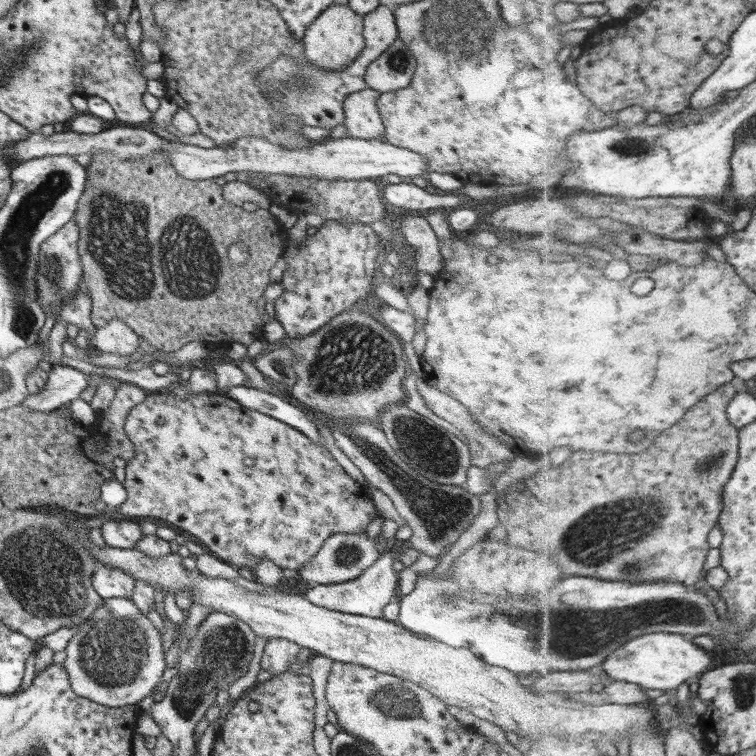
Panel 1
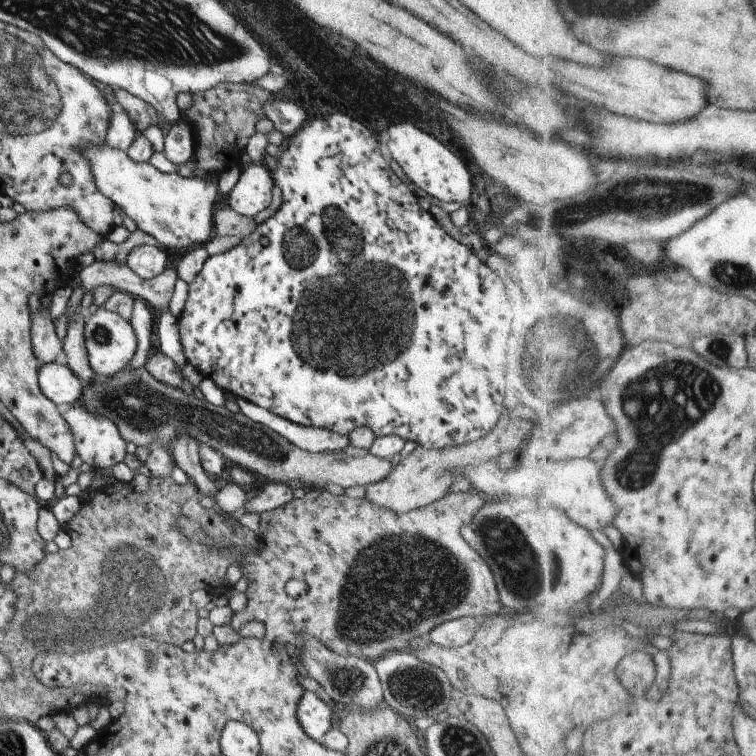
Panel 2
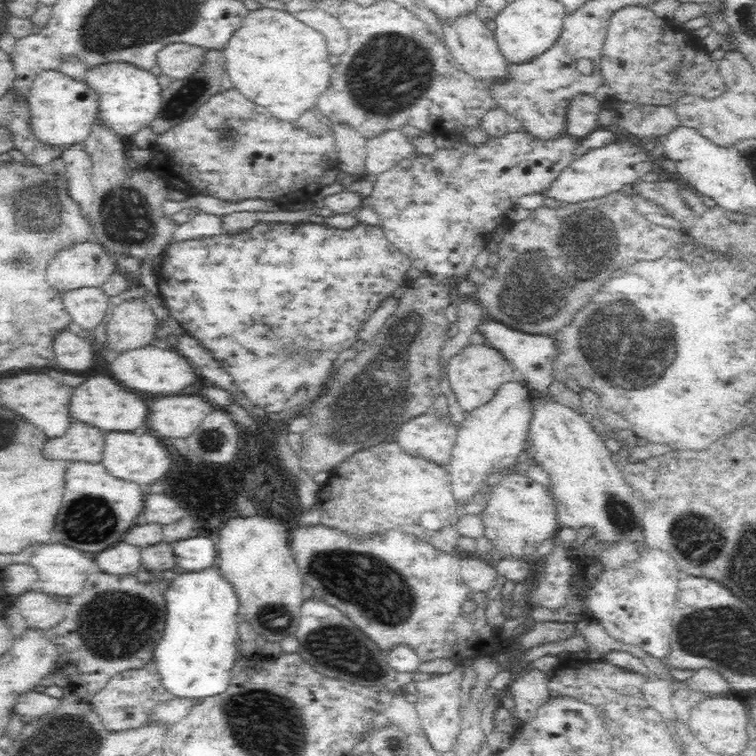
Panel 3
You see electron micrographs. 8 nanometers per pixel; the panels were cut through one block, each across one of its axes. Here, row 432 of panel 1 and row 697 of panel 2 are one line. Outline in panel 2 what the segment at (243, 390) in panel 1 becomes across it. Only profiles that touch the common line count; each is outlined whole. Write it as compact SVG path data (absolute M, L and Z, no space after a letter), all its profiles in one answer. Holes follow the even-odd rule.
M305 690L298 703L297 717L305 733L321 743L332 728L332 710L316 693Z

